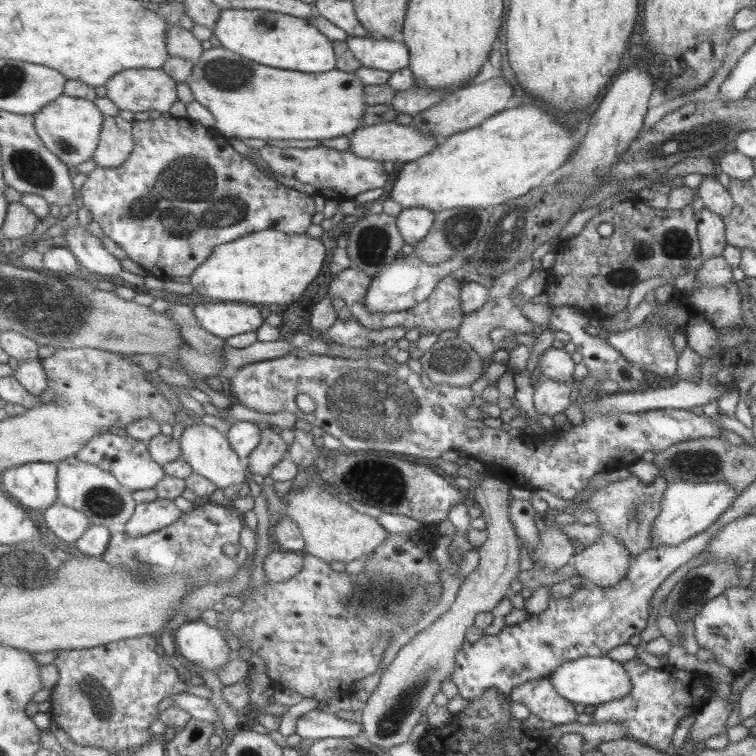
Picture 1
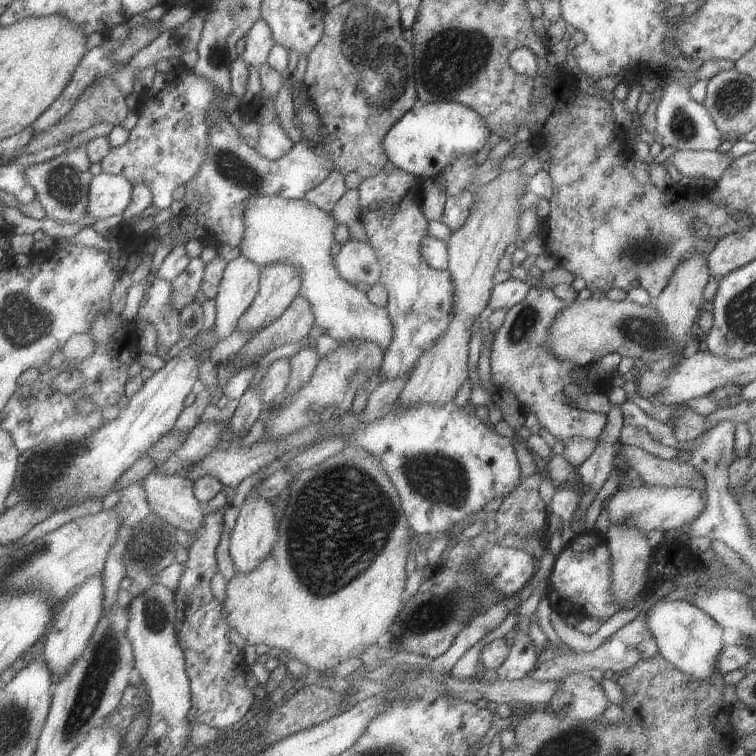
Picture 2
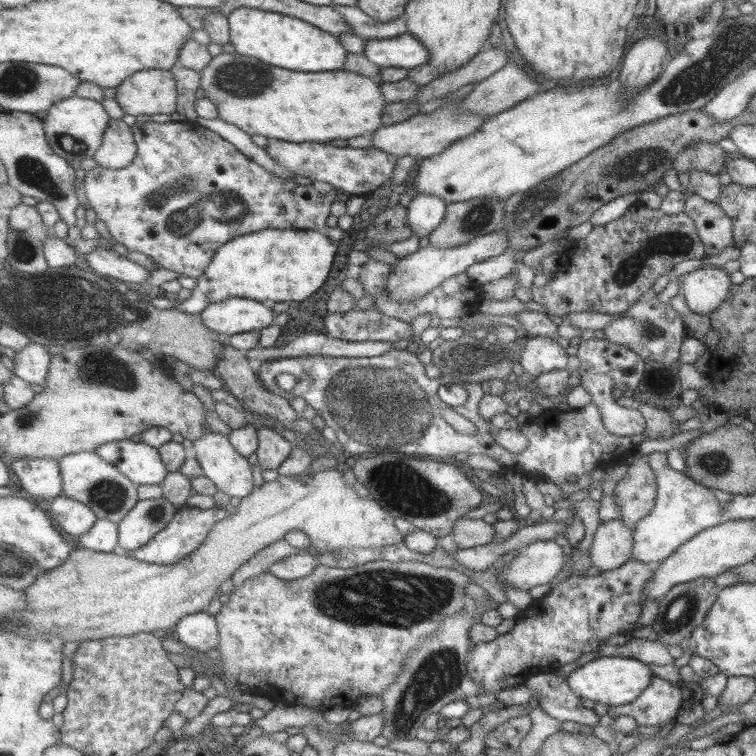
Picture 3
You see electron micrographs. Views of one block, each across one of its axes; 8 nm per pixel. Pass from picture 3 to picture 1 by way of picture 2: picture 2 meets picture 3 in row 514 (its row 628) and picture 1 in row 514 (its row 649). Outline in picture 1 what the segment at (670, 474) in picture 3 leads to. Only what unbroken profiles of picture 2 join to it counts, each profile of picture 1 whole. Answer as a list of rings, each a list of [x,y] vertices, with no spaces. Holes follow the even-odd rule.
[[[679,480],[666,484],[661,495],[659,514],[650,528],[651,547],[677,546],[687,538],[703,532],[731,506],[736,494],[731,485],[722,481],[693,483]]]

